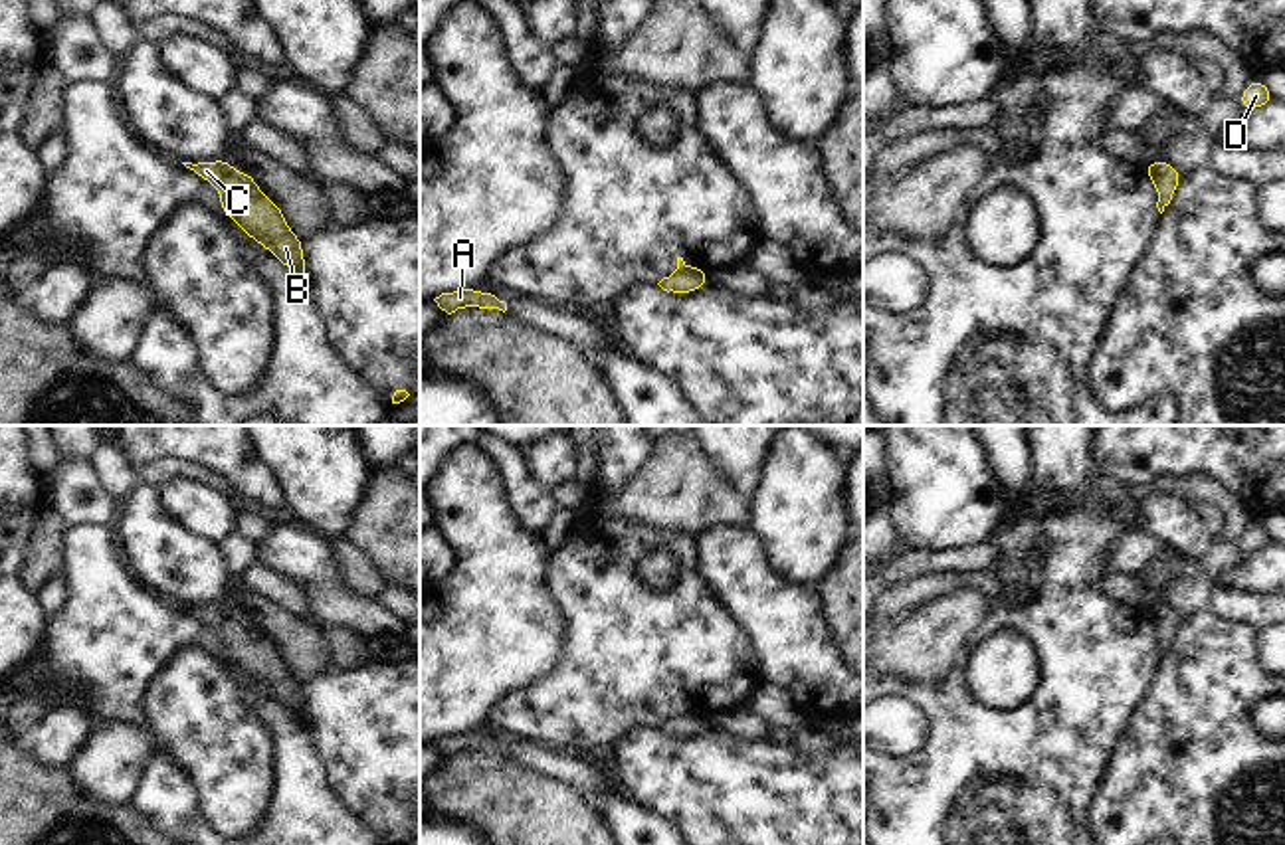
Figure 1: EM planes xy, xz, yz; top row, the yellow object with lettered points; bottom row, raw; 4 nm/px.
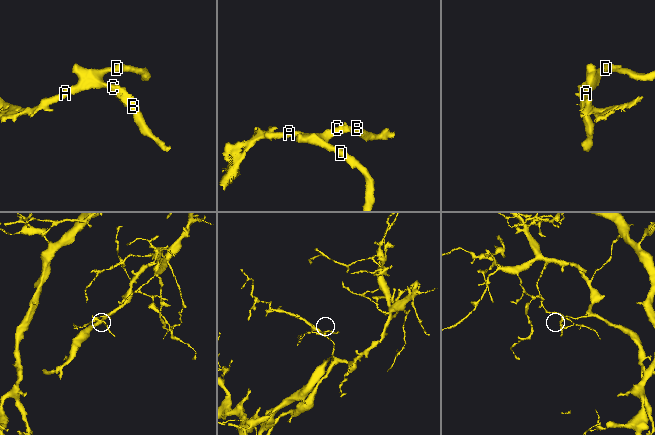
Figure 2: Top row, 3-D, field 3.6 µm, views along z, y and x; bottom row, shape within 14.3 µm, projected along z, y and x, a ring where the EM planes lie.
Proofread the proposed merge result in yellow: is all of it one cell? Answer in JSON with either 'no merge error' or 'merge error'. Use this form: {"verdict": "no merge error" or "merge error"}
{"verdict": "no merge error"}

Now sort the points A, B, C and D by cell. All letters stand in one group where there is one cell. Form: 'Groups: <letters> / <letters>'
Groups: A B C D.

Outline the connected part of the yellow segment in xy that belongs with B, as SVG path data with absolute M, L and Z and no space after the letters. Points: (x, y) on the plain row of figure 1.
M226 602L182 608L220 633L220 653L244 677L305 722L303 683L289 673L283 653L261 635L253 617L234 613Z

